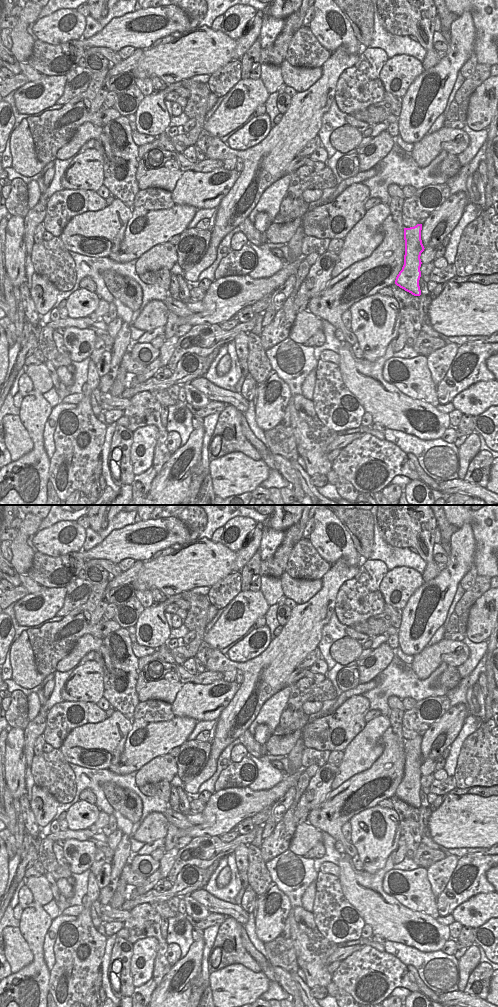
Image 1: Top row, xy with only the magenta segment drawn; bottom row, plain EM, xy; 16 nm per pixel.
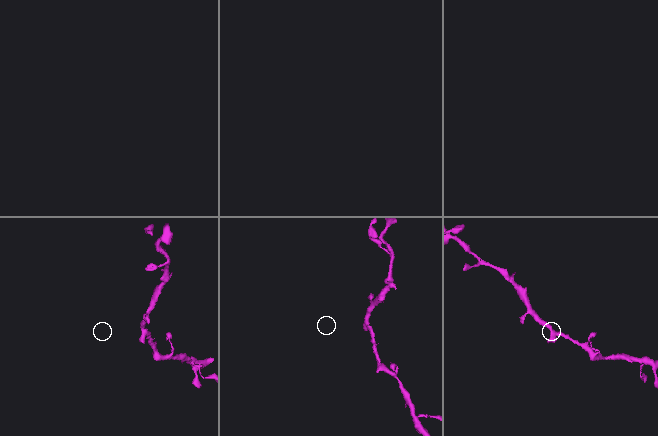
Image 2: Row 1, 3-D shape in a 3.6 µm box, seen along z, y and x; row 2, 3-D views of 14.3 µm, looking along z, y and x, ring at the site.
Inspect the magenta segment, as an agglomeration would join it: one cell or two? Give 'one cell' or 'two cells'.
one cell

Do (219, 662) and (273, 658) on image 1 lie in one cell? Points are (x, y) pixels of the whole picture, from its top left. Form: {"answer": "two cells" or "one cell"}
{"answer": "one cell"}

